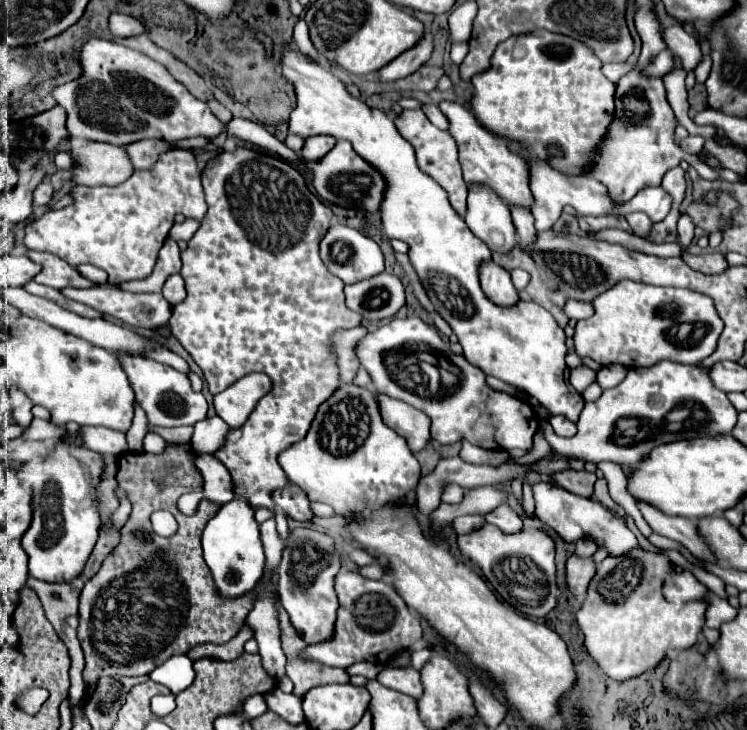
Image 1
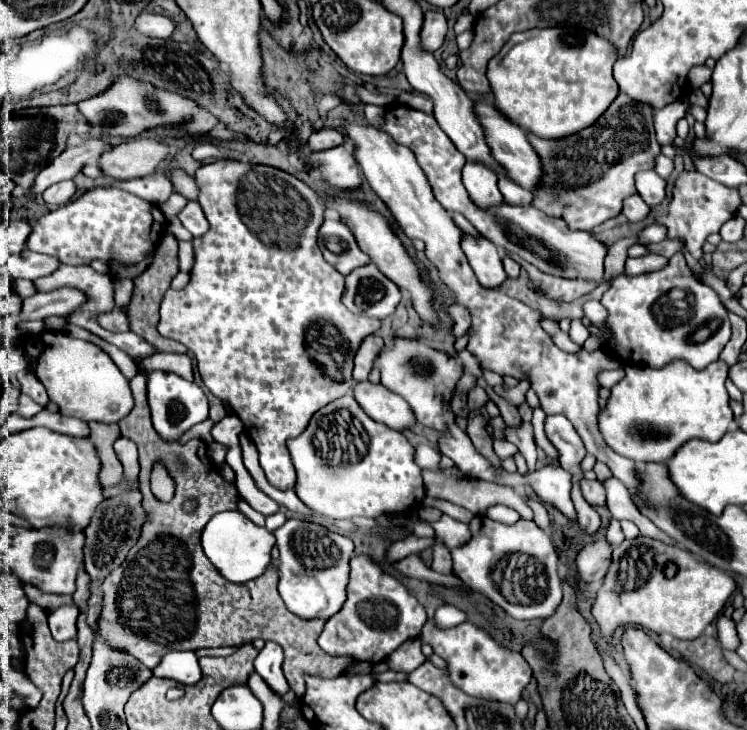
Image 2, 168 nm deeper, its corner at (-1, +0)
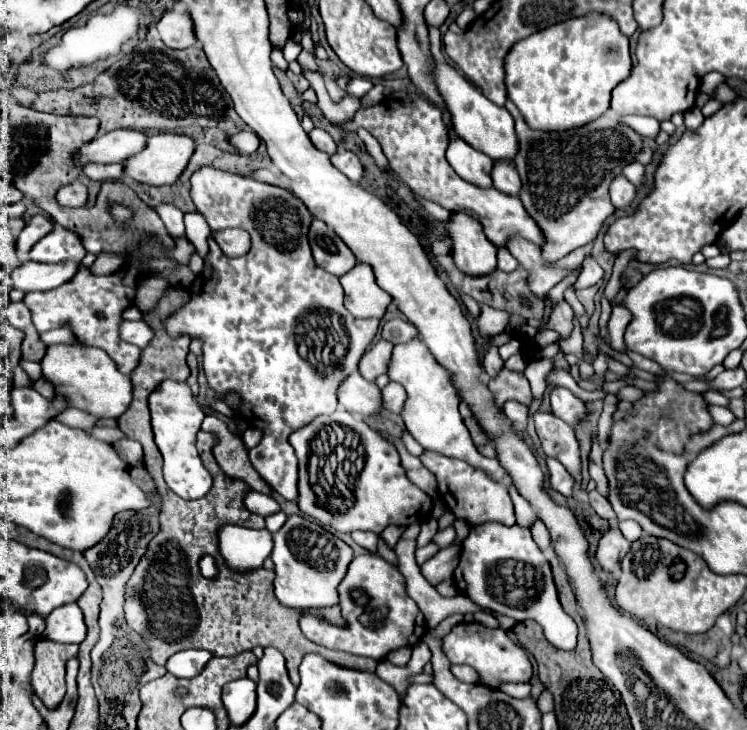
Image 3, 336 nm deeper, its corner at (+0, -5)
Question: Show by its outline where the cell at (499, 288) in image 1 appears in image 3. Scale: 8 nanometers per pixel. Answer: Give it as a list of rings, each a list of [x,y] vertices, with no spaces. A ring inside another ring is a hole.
[[[453,212],[447,222],[455,264],[463,272],[491,272],[497,266],[497,248],[483,234],[483,226],[465,212]]]

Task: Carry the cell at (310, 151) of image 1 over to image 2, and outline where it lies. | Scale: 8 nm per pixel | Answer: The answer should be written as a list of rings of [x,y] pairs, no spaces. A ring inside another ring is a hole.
[[[320,129],[320,131],[310,135],[306,147],[310,151],[326,151],[326,149],[332,149],[332,147],[340,145],[342,141],[344,141],[344,137],[342,137],[340,131],[336,131],[336,129]]]

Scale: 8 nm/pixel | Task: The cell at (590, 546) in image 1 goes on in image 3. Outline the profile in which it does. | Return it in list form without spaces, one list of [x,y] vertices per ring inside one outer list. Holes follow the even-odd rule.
[[[535,412],[533,422],[535,422],[535,430],[541,438],[543,452],[551,458],[557,458],[561,464],[565,464],[565,468],[577,480],[575,488],[579,488],[579,484],[581,484],[579,444],[577,444],[577,438],[575,438],[571,426],[563,420],[559,420],[557,416],[553,416],[551,412]]]

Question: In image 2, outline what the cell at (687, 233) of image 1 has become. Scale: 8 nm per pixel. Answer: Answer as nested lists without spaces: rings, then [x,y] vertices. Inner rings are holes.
[[[682,253],[670,259],[670,265],[642,275],[618,275],[610,289],[602,295],[600,303],[608,309],[604,327],[588,325],[592,337],[598,339],[600,347],[612,351],[612,357],[622,361],[622,365],[642,363],[652,369],[660,369],[672,359],[686,359],[692,367],[704,369],[708,363],[716,361],[720,351],[730,339],[730,321],[726,317],[726,307],[718,293],[708,285],[700,283],[688,269]],[[672,289],[682,291],[684,299],[672,301],[668,295]],[[698,329],[710,329],[706,341],[696,339]]]

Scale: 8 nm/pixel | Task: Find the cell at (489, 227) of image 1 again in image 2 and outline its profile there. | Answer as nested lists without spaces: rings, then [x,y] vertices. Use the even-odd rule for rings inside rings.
[[[466,163],[462,169],[462,181],[472,203],[482,211],[498,207],[504,201],[498,189],[498,177],[482,163]]]

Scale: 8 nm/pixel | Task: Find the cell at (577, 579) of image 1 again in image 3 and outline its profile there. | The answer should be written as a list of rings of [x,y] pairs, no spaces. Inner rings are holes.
[[[611,526],[599,542],[597,562],[609,570],[613,576],[621,574],[621,556],[629,552],[629,542],[621,536],[617,526]]]

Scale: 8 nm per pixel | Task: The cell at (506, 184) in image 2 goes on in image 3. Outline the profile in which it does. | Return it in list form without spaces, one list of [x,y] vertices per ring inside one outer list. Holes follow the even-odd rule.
[[[495,160],[493,170],[491,170],[493,186],[499,188],[501,192],[507,192],[511,196],[519,194],[519,174],[515,168],[515,162],[511,160]]]

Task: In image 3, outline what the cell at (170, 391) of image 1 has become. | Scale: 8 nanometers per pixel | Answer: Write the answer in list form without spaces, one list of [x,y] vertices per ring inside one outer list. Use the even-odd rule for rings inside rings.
[[[167,380],[149,396],[149,408],[151,408],[155,444],[165,460],[163,474],[165,474],[167,486],[185,500],[195,500],[205,496],[211,490],[213,480],[211,480],[211,474],[205,470],[205,466],[201,464],[201,458],[195,446],[197,432],[201,430],[201,422],[205,414],[201,406],[195,402],[191,388],[187,386],[187,382]]]

